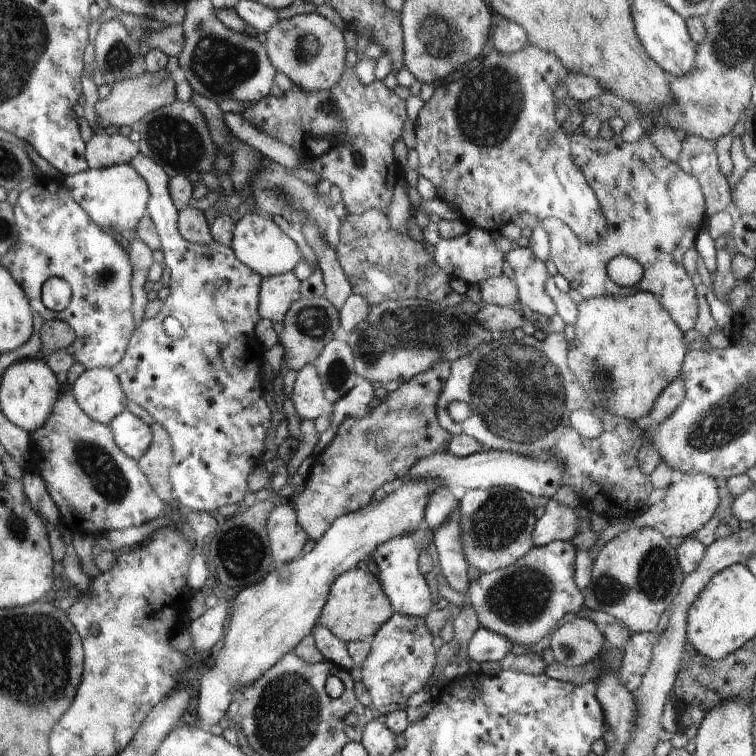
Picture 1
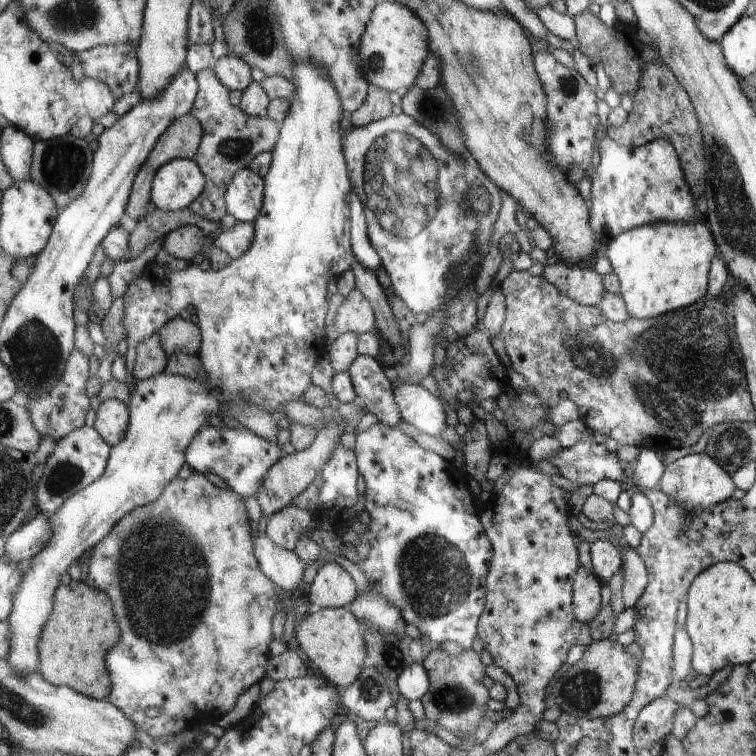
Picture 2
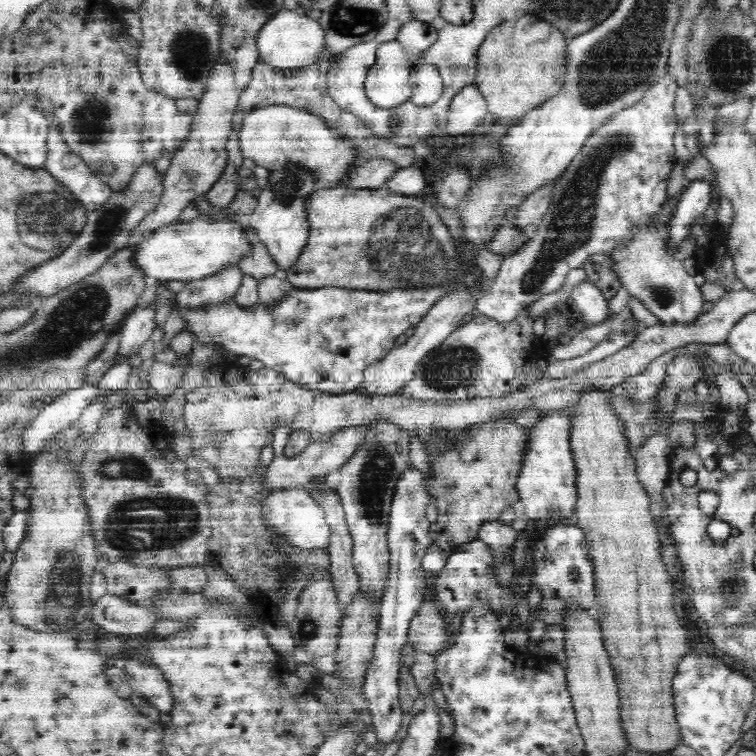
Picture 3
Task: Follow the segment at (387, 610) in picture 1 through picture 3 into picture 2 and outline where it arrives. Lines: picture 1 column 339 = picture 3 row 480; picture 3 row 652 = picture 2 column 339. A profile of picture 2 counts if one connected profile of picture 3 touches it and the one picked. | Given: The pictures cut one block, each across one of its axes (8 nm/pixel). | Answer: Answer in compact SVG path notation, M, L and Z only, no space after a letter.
M328 607L316 608L296 624L295 635L304 654L320 670L321 676L340 690L354 683L363 672L362 666L365 666L366 650L358 621L349 608Z

